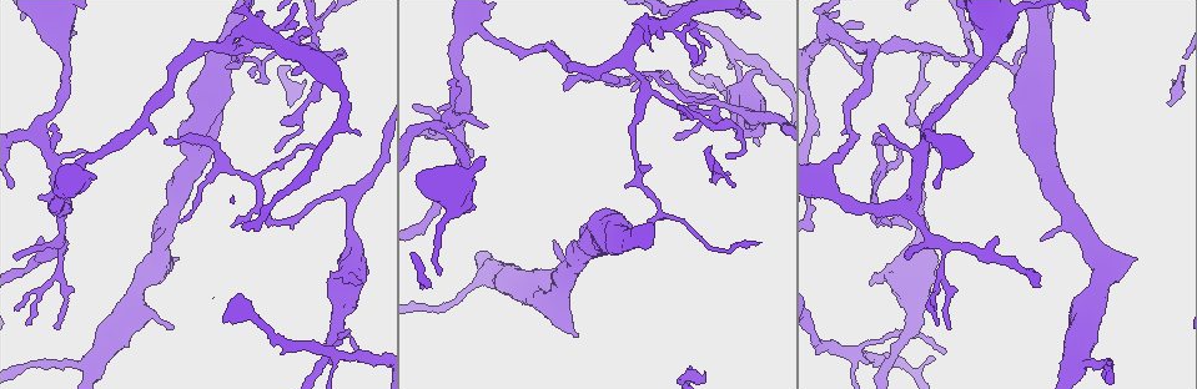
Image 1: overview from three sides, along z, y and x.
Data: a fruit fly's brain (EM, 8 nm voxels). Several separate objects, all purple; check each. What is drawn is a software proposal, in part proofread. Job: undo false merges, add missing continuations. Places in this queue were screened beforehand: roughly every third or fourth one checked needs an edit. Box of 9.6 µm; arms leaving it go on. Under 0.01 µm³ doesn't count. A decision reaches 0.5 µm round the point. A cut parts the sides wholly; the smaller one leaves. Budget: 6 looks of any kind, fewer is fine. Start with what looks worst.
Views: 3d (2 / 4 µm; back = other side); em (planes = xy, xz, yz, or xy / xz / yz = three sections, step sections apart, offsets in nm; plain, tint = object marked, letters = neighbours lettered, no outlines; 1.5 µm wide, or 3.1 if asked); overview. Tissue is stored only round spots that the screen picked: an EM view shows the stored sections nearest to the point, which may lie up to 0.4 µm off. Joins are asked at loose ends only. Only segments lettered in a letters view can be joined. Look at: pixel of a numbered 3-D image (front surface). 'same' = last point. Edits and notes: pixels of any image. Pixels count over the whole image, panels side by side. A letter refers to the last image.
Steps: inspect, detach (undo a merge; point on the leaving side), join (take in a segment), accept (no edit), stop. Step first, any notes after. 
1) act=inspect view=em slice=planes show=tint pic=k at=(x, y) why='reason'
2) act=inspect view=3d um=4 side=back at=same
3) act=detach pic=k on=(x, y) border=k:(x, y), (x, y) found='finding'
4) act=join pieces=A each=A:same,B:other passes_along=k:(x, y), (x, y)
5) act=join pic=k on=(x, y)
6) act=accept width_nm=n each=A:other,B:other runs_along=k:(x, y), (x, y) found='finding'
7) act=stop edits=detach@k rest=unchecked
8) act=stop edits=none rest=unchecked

act=inspect view=3d um=2 pic=1 at=(876, 222) why='free end'

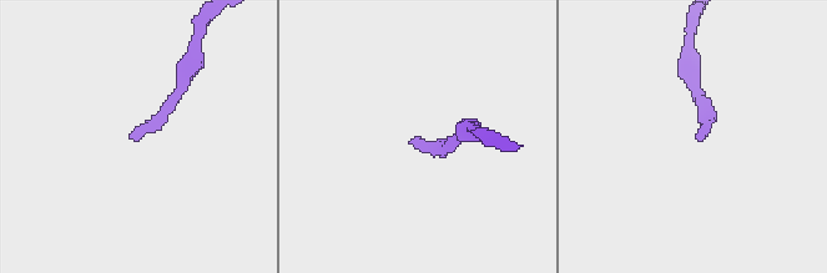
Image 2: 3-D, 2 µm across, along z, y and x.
act=inspect view=em slice=yz step=8 show=tint pic=2 at=(702, 136) why='need the tissue'

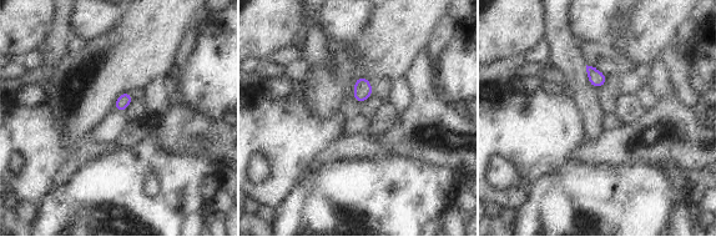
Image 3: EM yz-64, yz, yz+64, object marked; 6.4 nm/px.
act=inspect view=em slice=planes show=letters at=same

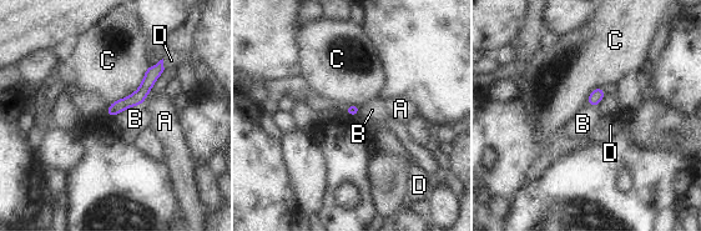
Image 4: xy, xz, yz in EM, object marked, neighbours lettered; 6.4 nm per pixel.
act=accept longest_contact=C:360nm each=A:other,B:other,C:other,D:other border=4:(140, 105), (126, 108), (112, 116) found='none of them fits'

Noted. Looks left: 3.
act=inspect view=3d um=4 pic=1 at=(312, 146) why='tapers out'

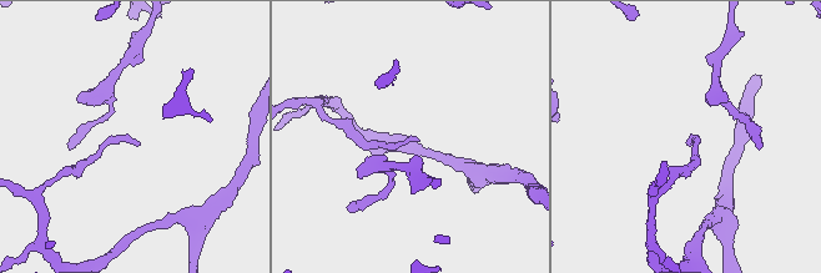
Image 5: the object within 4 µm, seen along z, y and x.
act=inspect view=em slice=planes show=letters pic=5 at=(139, 145) why='shape alone is not enough'

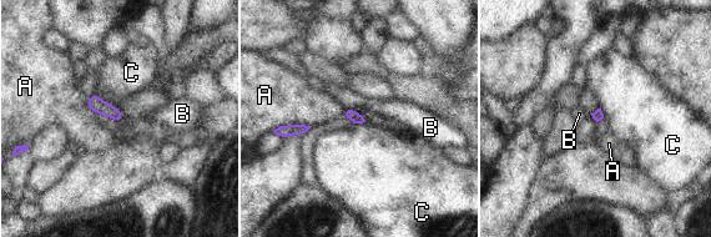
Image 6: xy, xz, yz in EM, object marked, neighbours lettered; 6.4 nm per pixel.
act=accept each=A:other,B:other,C:other border=6:(94, 92), (112, 105) found='no lettered segment goes on from it'

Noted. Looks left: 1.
act=stop edits=none rest=unchecked

